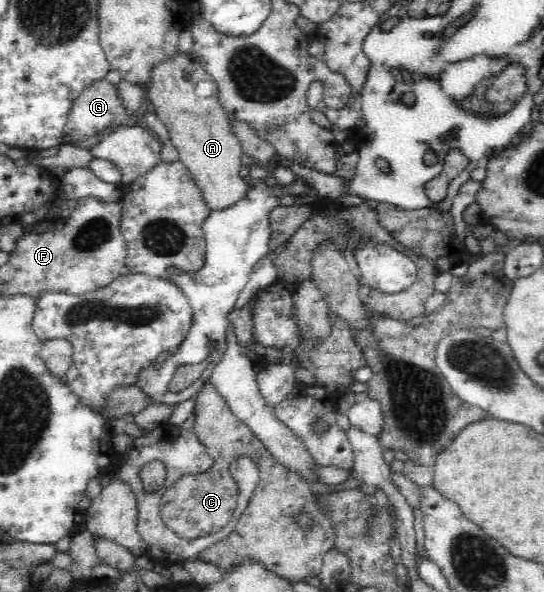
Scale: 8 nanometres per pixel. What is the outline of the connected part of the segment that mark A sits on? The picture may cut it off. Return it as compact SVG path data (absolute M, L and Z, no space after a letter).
M175 55L154 65L146 88L146 98L158 119L166 126L172 146L180 155L179 163L186 167L199 187L203 203L210 211L228 209L242 201L250 183L240 177L244 153L238 138L230 130L230 119L218 102L218 88L212 76L198 63L184 55Z

